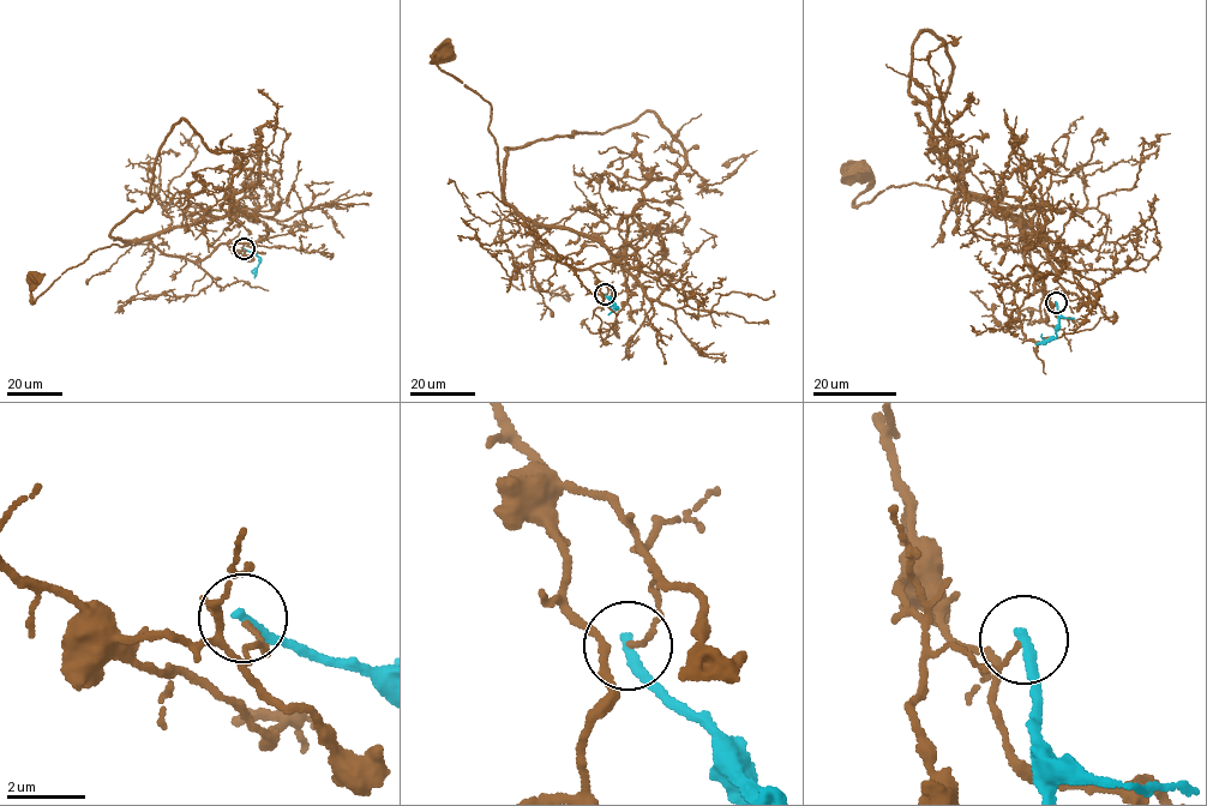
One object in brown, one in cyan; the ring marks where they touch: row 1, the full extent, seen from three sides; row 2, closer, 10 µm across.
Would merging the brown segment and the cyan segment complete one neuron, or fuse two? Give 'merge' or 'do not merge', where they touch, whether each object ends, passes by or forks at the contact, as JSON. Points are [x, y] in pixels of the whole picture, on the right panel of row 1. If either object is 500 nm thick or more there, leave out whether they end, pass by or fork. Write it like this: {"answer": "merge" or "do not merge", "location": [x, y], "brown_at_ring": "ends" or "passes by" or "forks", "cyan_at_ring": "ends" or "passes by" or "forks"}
{"answer": "do not merge", "location": [1056, 302], "brown_at_ring": "ends", "cyan_at_ring": "ends"}

